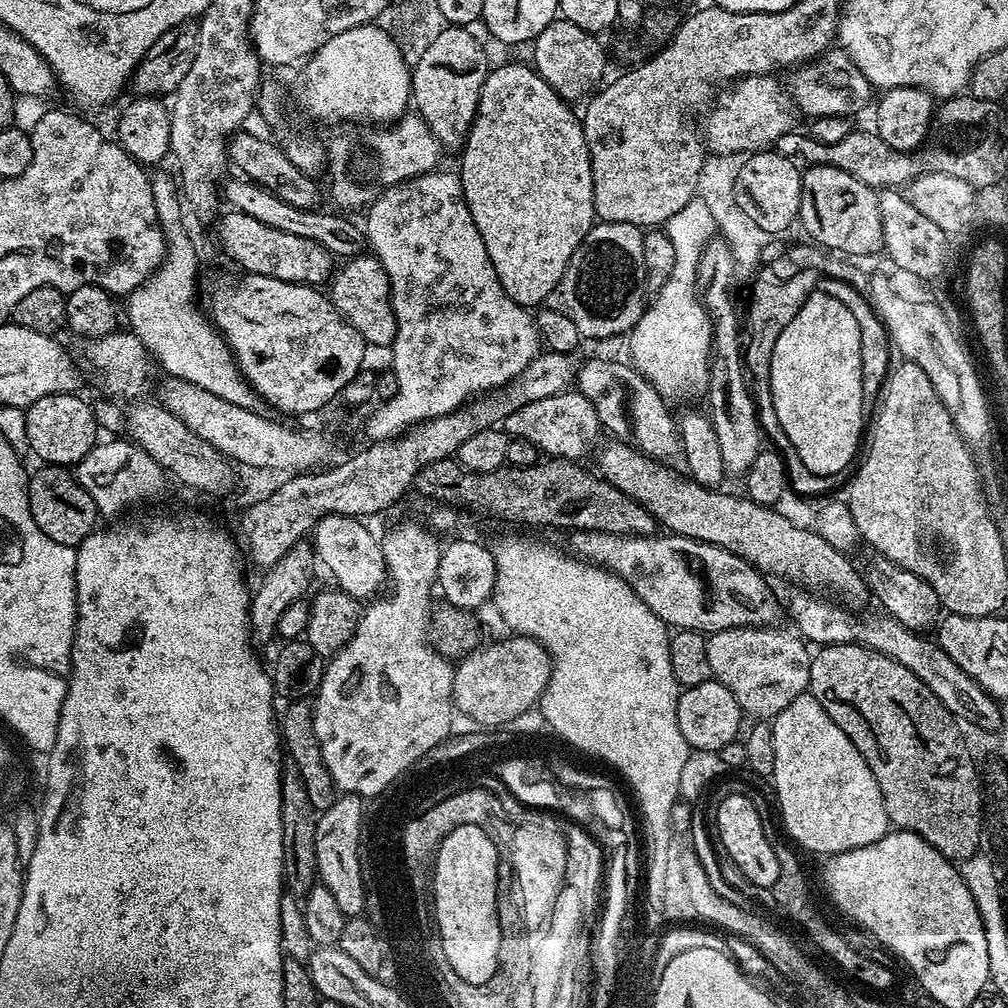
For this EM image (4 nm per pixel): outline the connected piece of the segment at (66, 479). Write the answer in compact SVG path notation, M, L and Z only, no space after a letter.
M58 464L40 466L28 478L28 501L30 514L34 522L38 522L38 530L46 534L46 538L54 538L54 542L62 542L62 546L76 548L91 532L97 531L98 513L94 506L94 498L86 494L86 490L76 480L75 471Z

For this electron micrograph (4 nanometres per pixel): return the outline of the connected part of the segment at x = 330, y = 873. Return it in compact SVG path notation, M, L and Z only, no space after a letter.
M349 794L337 795L337 798L328 809L319 813L316 822L316 870L319 883L334 894L338 907L345 918L350 918L352 913L360 906L359 873L356 872L356 824L363 826L363 818L359 816L356 808L356 798Z

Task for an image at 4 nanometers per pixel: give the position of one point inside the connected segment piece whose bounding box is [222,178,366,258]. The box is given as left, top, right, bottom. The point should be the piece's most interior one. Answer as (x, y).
(336, 234)

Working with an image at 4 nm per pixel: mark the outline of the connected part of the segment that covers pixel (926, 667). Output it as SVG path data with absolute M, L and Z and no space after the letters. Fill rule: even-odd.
M799 586L789 587L789 592L782 596L782 604L792 615L795 631L799 633L805 641L816 646L825 644L864 644L868 648L873 648L876 652L886 654L894 658L914 678L921 680L950 710L950 714L959 717L965 725L973 724L976 728L981 728L984 732L999 733L1001 705L993 699L992 695L986 692L970 678L970 675L963 672L958 663L950 658L944 649L940 648L935 639L919 632L912 632L906 626L902 626L892 616L879 614L880 616L855 616L852 612L847 612L844 608L839 608L836 604L831 604L831 599L821 598L816 594L809 594ZM824 599L824 600L819 600ZM968 723L968 724L967 724Z

